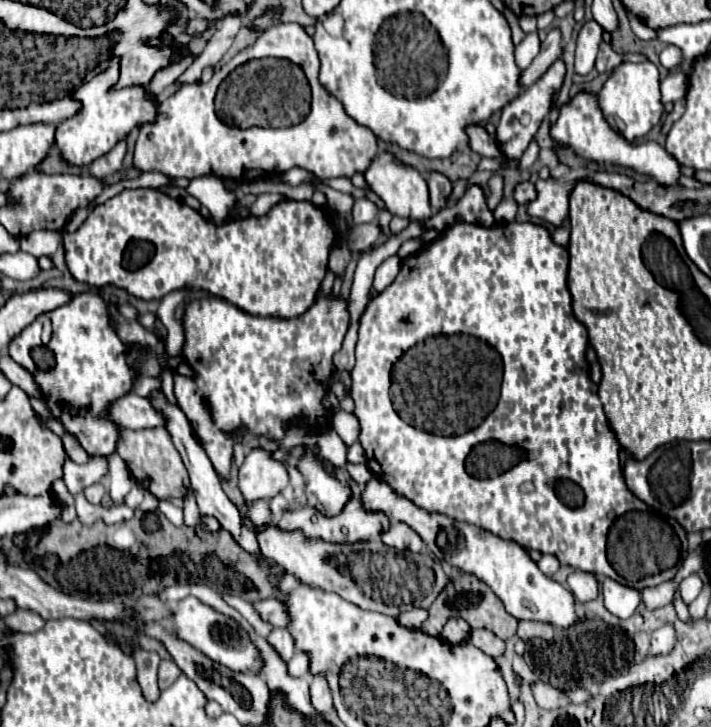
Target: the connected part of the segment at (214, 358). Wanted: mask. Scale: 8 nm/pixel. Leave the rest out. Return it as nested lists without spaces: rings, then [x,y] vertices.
[[[316,295],[312,307],[294,317],[258,317],[250,315],[220,297],[196,299],[184,307],[182,327],[184,327],[184,347],[182,357],[194,371],[196,393],[208,405],[214,425],[224,433],[238,433],[244,427],[248,433],[264,435],[268,439],[284,439],[284,423],[290,425],[310,425],[316,433],[324,433],[332,427],[332,409],[322,405],[324,395],[330,389],[334,363],[332,357],[340,351],[344,335],[350,325],[348,301],[342,295]]]

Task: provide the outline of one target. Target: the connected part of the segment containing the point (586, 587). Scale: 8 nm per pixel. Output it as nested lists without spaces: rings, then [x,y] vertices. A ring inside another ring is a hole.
[[[574,571],[568,577],[568,587],[582,603],[594,601],[598,597],[598,581],[596,581],[596,575],[592,575],[592,573]]]

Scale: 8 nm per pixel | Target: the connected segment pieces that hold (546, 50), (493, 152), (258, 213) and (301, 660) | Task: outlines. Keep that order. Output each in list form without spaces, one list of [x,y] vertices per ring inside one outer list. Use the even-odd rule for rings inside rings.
[[[552,27],[546,39],[542,41],[538,57],[532,61],[532,65],[526,71],[522,71],[522,85],[526,87],[538,81],[538,77],[542,77],[542,73],[546,73],[546,69],[560,57],[562,57],[562,33],[560,29]]]
[[[474,125],[474,129],[470,129],[470,147],[476,153],[480,153],[482,157],[500,157],[502,155],[496,141],[480,125]]]
[[[262,193],[262,195],[258,195],[258,199],[256,199],[256,203],[250,207],[250,211],[252,211],[254,217],[262,217],[262,215],[266,215],[266,213],[281,200],[281,194]]]
[[[296,653],[286,665],[288,665],[290,677],[304,677],[306,675],[306,657],[302,657],[302,653]]]

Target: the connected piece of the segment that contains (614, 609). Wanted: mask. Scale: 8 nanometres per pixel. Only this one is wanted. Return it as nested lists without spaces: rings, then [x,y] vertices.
[[[608,577],[604,579],[604,591],[602,593],[604,593],[606,609],[620,619],[628,619],[636,611],[636,607],[642,603],[638,589],[626,587],[626,585],[622,585],[614,579],[608,579]]]

